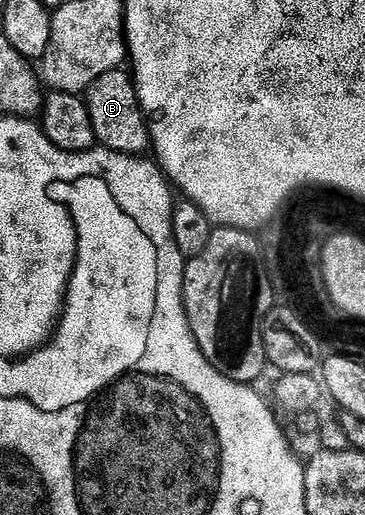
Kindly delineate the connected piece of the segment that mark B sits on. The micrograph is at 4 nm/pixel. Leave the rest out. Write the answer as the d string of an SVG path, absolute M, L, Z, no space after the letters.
M127 69L111 70L106 72L106 76L98 76L98 80L88 86L86 101L96 141L103 149L110 150L113 154L133 156L143 155L143 150L149 149L148 119L140 107L133 75Z

